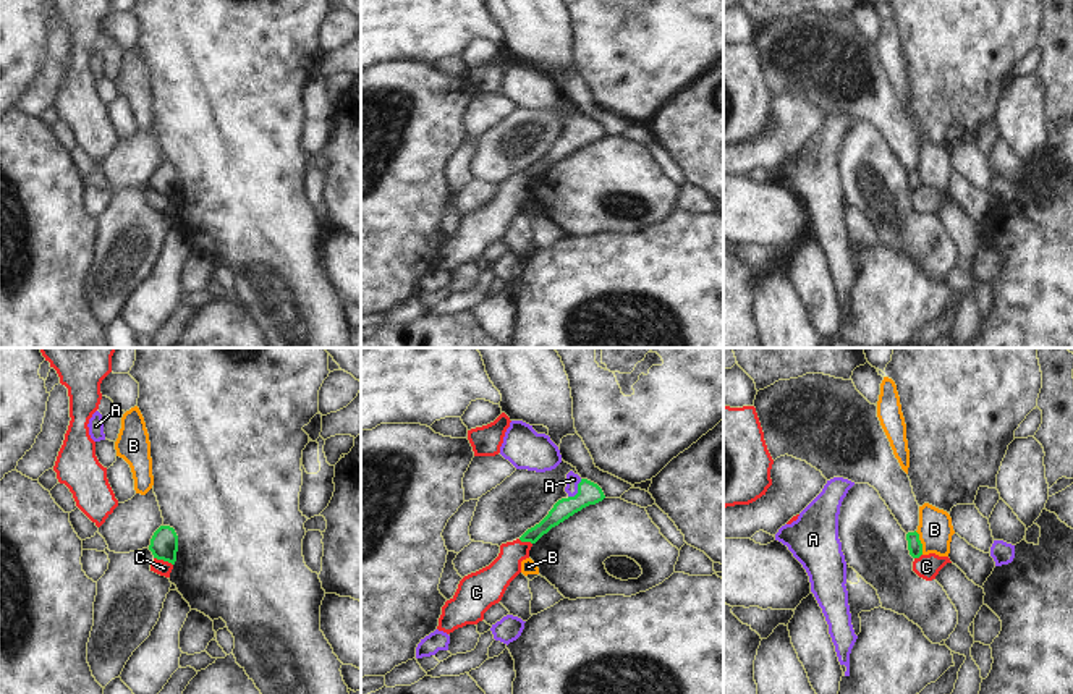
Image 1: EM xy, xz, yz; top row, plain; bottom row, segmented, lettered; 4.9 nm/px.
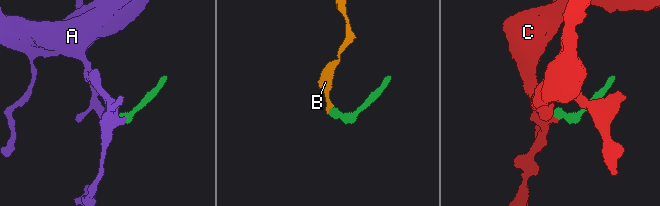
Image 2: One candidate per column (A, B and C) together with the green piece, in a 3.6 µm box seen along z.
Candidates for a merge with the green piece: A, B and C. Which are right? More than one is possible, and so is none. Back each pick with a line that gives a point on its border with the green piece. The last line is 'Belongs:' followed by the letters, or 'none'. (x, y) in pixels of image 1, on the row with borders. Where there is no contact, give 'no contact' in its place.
A: xz (578, 490)
Belongs: A

